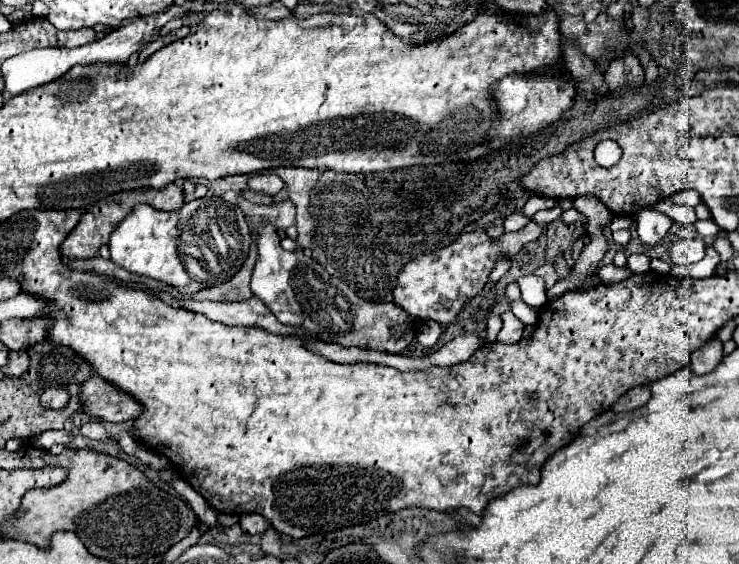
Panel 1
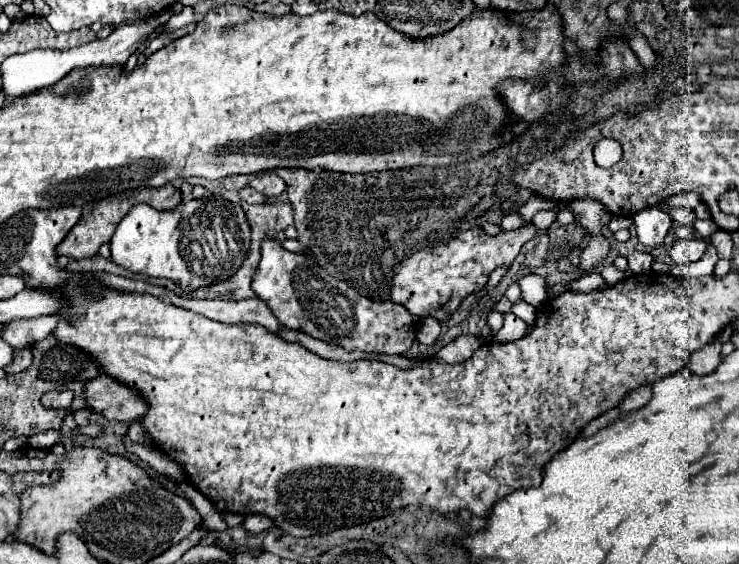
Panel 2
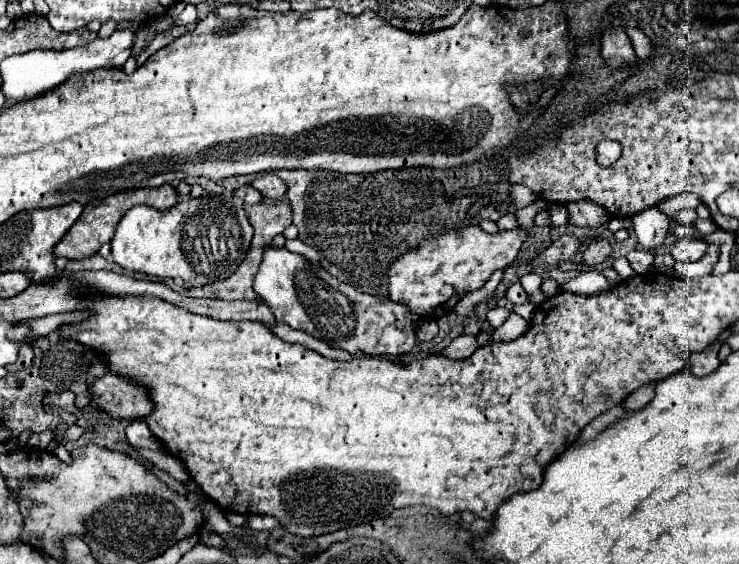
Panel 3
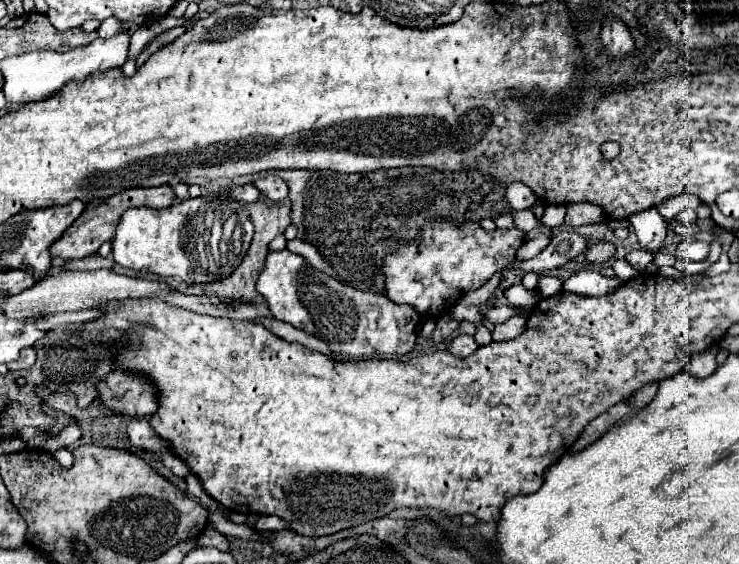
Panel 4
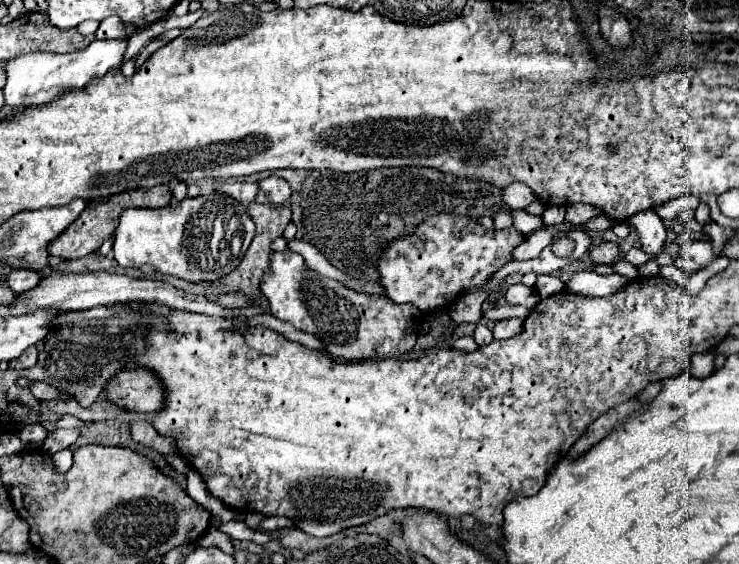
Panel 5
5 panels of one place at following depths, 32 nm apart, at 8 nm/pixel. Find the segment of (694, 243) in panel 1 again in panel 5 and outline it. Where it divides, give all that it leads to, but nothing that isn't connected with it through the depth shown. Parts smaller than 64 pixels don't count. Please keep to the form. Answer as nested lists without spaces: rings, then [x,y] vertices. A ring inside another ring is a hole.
[[[692,240],[692,242],[682,244],[680,246],[680,256],[688,258],[688,260],[694,260],[694,262],[698,262],[702,266],[708,266],[714,260],[718,260],[710,240]]]

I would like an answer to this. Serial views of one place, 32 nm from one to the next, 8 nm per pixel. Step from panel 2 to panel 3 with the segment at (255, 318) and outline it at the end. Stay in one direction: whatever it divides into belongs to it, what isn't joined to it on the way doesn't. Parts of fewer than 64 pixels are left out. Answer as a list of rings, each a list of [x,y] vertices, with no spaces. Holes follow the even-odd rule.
[[[178,296],[174,300],[174,304],[190,310],[194,314],[204,314],[204,316],[218,318],[218,320],[252,320],[252,322],[274,324],[274,316],[264,302],[254,302],[254,300],[226,302],[226,300]]]

